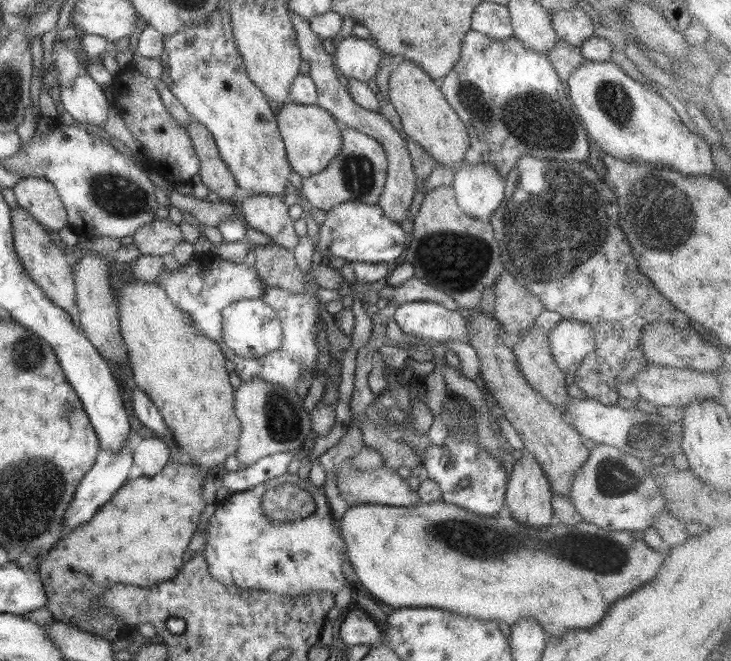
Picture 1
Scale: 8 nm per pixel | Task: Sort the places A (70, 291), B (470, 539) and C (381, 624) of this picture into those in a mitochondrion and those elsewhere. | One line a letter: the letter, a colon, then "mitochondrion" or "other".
A: other
B: mitochondrion
C: other

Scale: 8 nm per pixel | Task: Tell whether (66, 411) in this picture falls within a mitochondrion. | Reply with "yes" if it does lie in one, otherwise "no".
yes

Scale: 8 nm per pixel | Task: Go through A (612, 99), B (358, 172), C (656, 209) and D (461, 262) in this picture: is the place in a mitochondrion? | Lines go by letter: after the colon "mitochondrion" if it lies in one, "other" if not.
A: mitochondrion
B: mitochondrion
C: mitochondrion
D: mitochondrion

